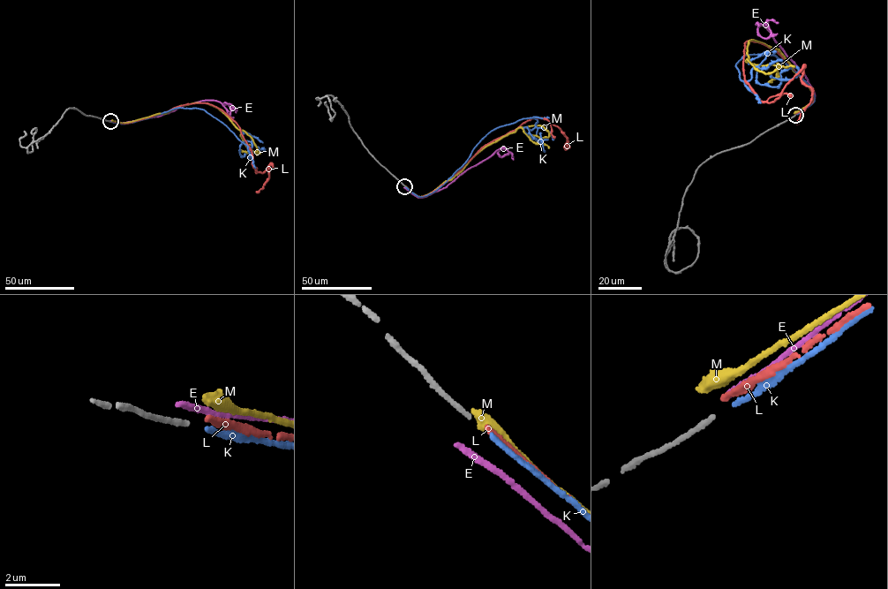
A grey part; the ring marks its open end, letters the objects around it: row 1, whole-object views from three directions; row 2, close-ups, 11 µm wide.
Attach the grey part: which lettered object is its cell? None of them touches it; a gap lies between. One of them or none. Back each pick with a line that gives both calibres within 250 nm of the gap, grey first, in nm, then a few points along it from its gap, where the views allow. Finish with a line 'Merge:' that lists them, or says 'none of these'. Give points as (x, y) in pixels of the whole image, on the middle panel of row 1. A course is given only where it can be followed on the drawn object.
K: 170/170 nm | via (406, 186), (418, 196), (432, 192), (497, 128), (536, 118), (535, 127), (527, 128), (544, 151), (541, 133)
Merge: K

